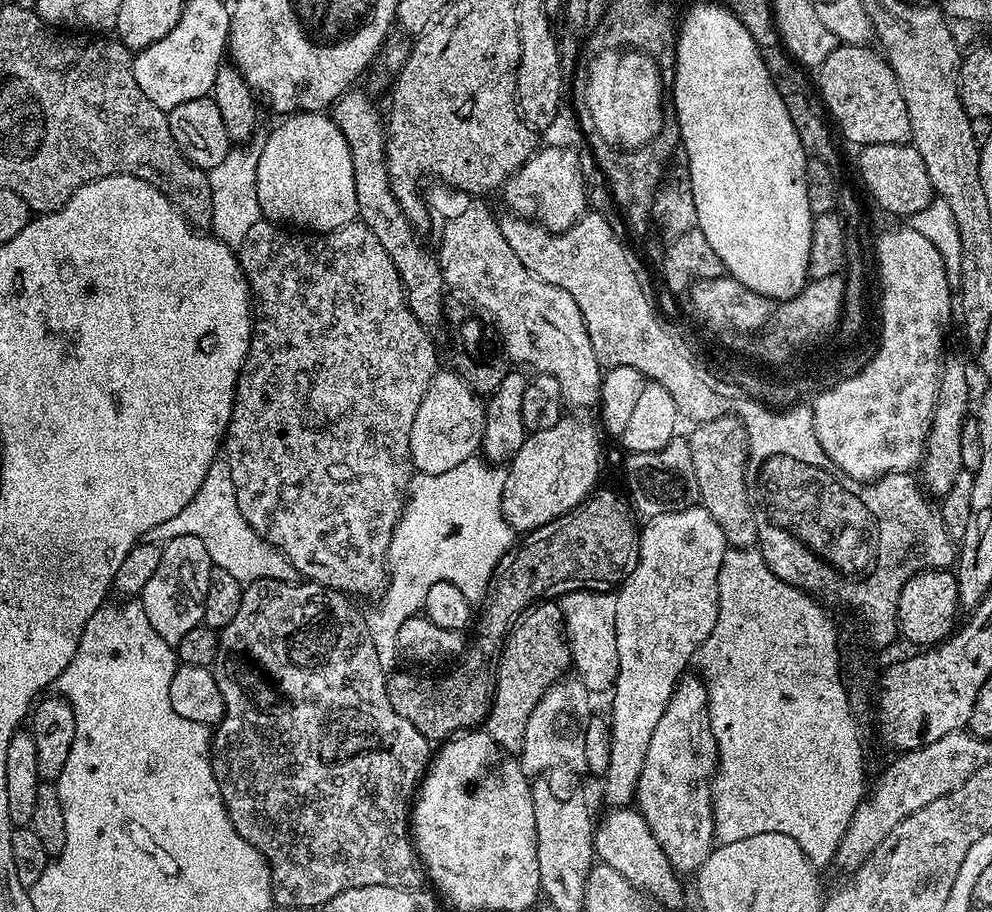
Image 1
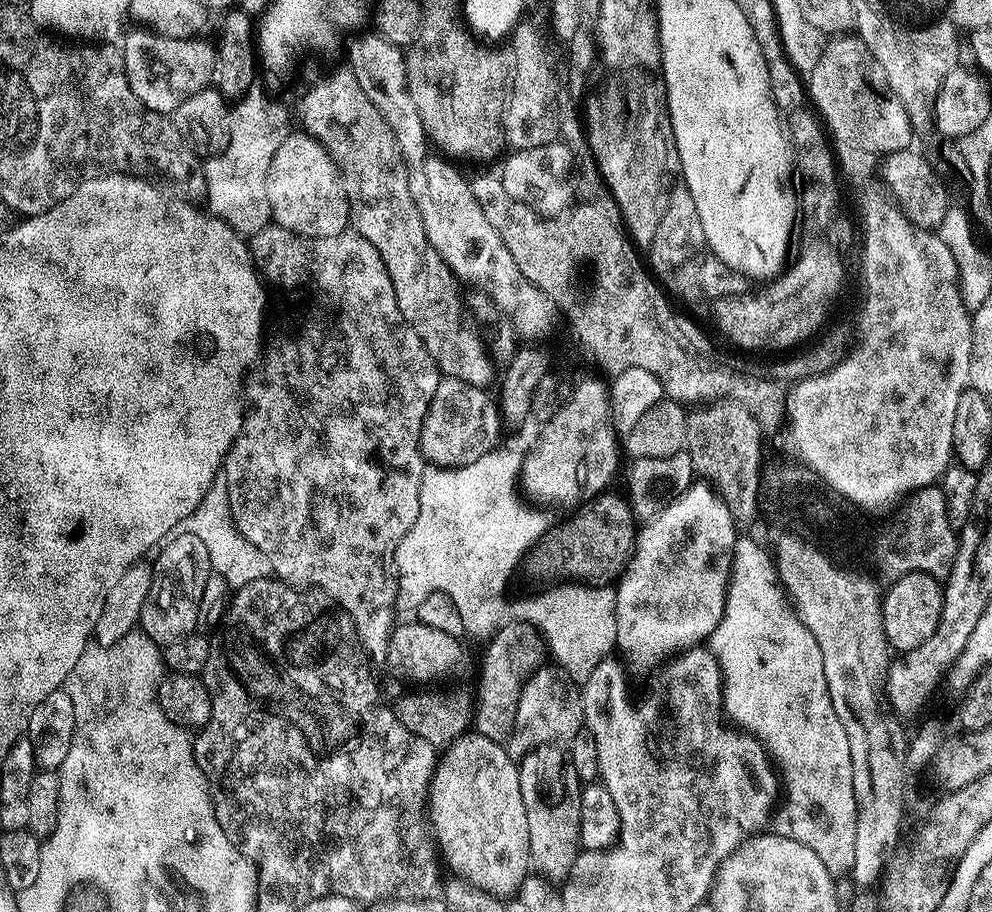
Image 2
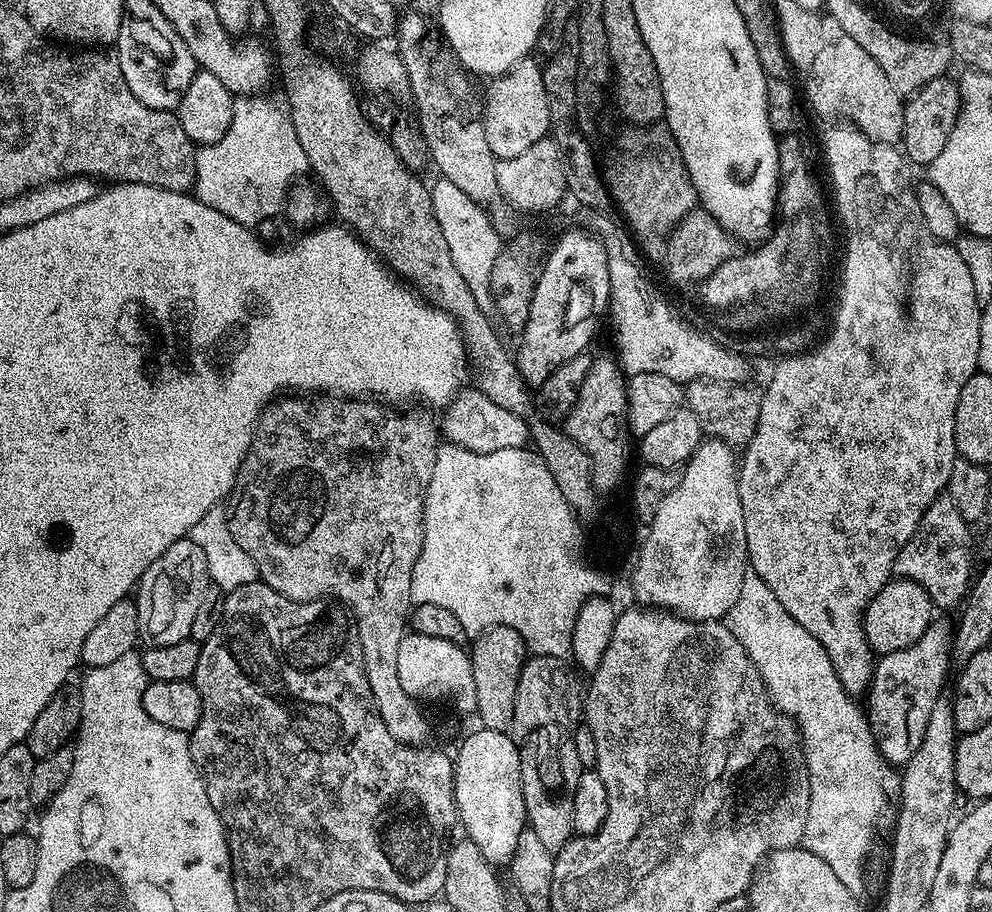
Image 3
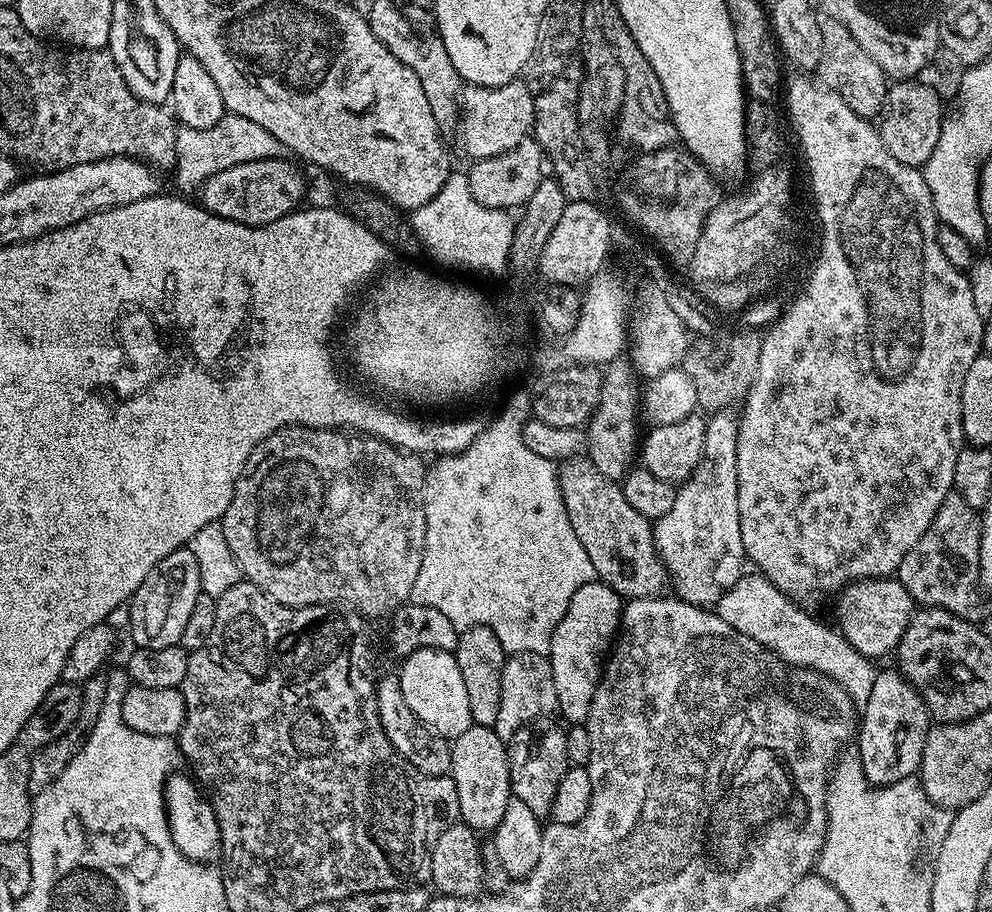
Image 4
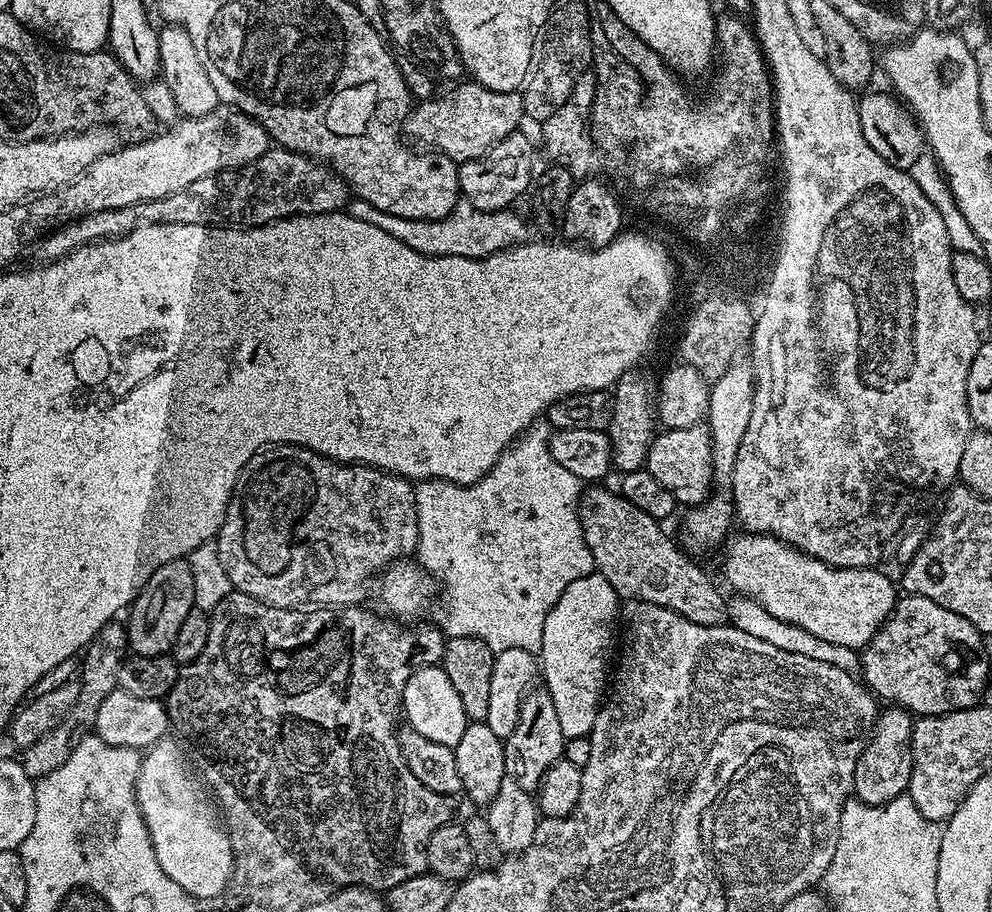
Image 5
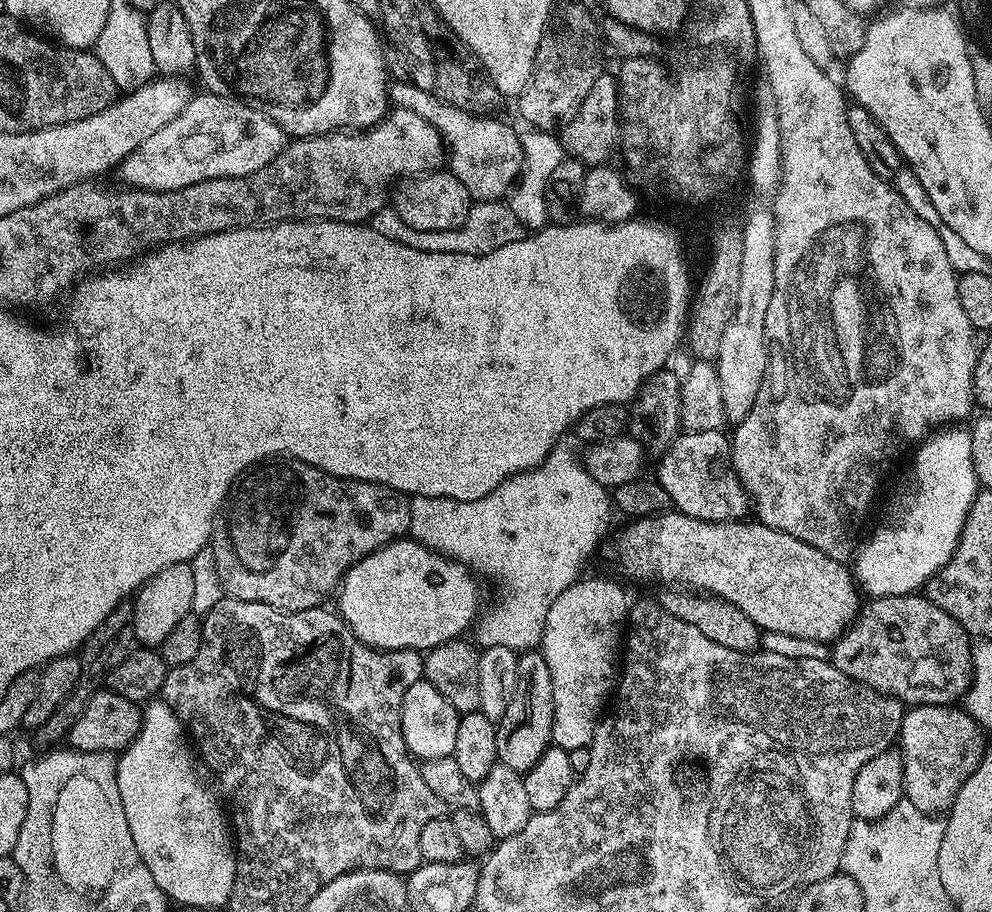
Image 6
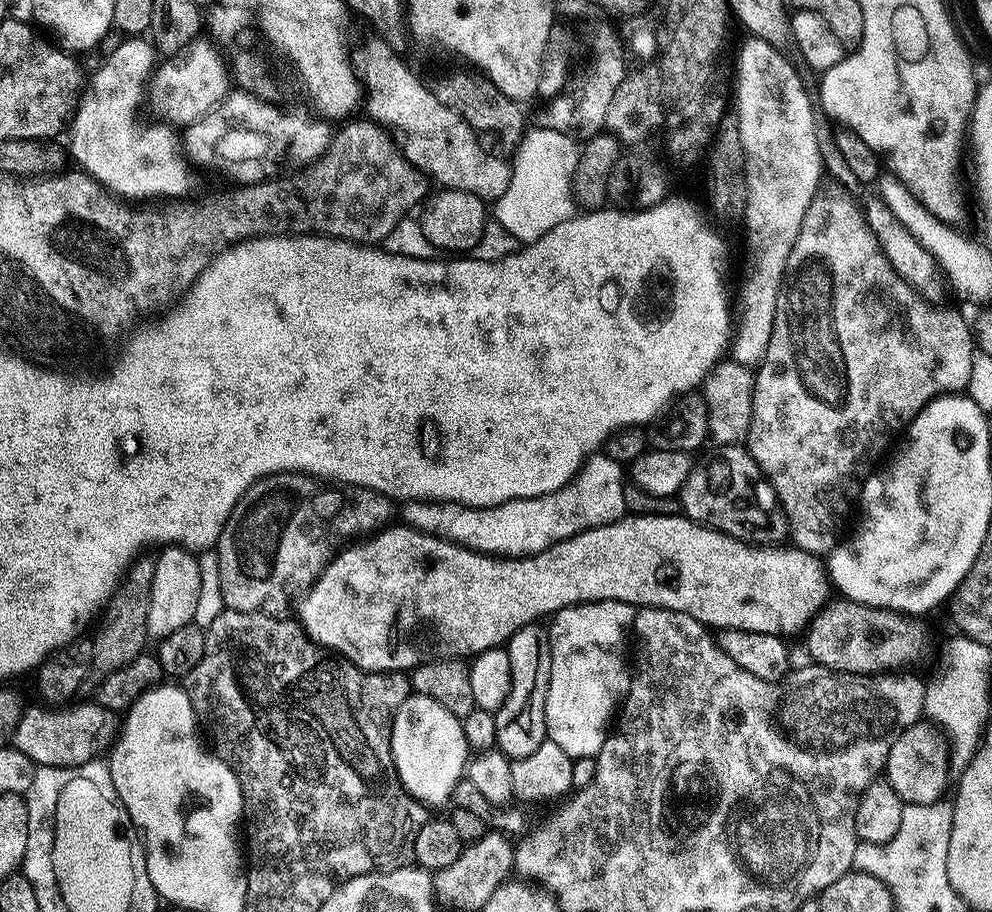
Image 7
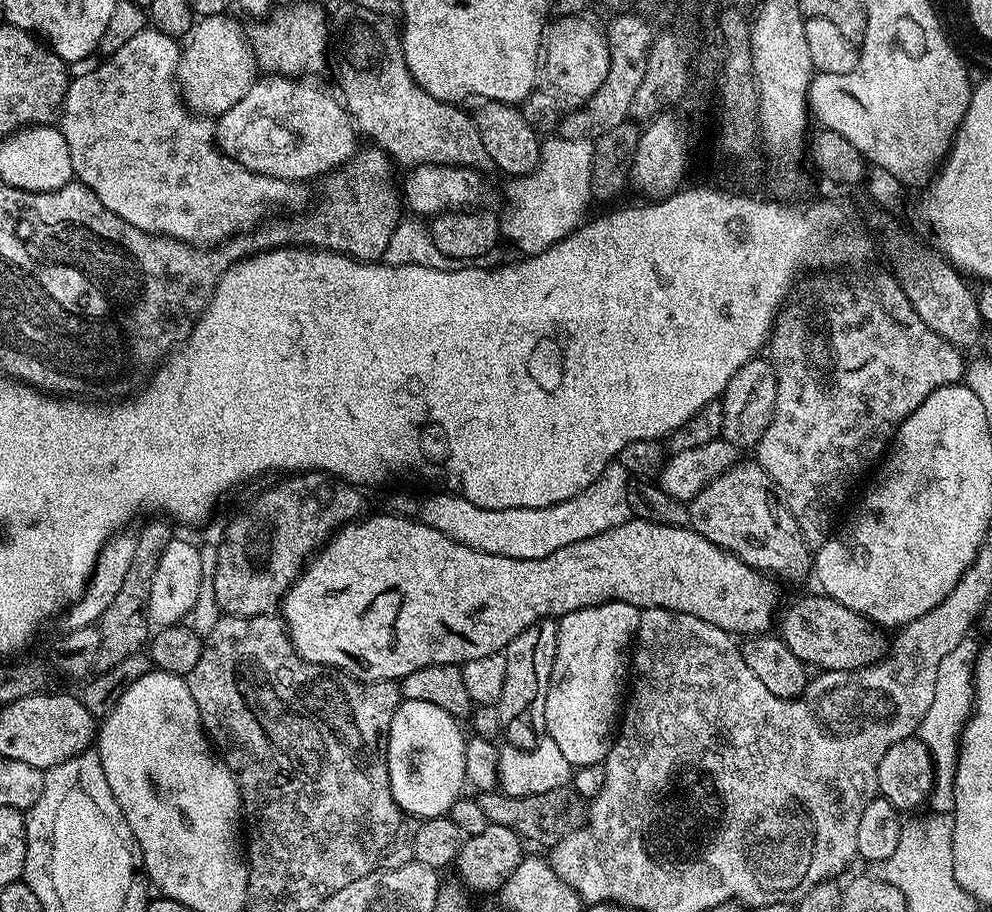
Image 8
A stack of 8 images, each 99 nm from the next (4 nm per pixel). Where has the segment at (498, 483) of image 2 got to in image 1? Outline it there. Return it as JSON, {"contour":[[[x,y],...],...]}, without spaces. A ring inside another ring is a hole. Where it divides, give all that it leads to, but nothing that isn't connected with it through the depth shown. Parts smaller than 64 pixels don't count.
{"contour":[[[479,455],[442,474],[421,472],[413,475],[404,511],[392,531],[390,579],[379,597],[380,608],[367,617],[381,673],[391,673],[397,667],[398,630],[406,618],[423,609],[420,607],[424,600],[426,604],[435,584],[448,580],[456,584],[470,602],[483,601],[493,570],[514,544],[512,527],[502,514],[504,477],[499,467]],[[568,592],[559,597],[562,627],[566,633],[568,648],[572,651],[571,667],[581,684],[589,690],[611,689],[618,674],[618,646],[614,630],[614,606],[612,592]]]}

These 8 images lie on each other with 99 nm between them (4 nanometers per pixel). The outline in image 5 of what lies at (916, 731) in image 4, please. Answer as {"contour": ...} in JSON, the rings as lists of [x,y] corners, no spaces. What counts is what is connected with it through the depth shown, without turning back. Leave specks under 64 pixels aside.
{"contour":[[[888,706],[876,718],[872,741],[860,756],[860,764],[852,775],[852,792],[863,804],[885,804],[908,791],[912,773],[913,713],[899,706]]]}

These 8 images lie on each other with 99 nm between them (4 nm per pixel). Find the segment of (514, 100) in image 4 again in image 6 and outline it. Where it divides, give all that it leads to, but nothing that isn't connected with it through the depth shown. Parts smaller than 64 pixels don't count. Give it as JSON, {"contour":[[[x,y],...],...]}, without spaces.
{"contour":[[[396,106],[379,124],[364,130],[364,154],[379,171],[393,178],[419,178],[426,172],[438,172],[445,167],[446,141],[431,120],[414,110]]]}

